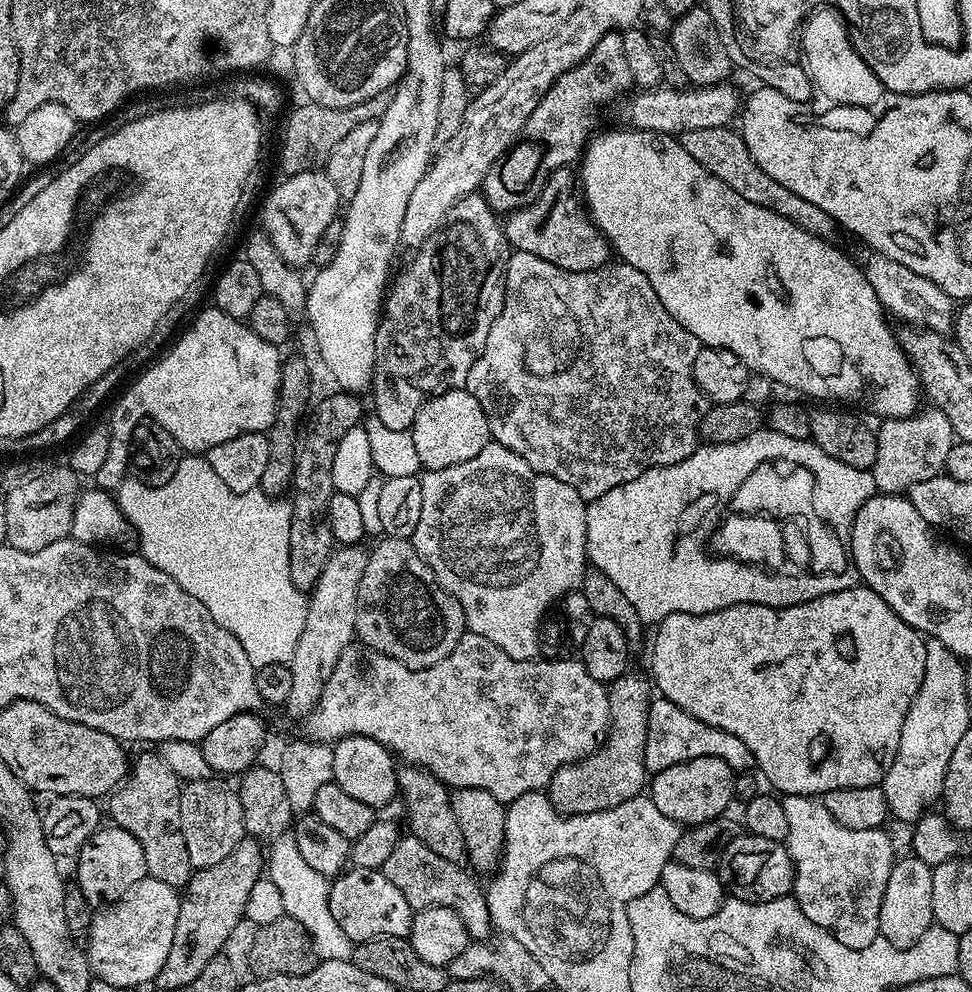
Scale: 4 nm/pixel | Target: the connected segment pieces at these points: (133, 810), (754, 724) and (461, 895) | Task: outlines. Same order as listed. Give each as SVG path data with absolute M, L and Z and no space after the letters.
M155 751L144 752L137 760L135 757L131 761L130 771L124 777L124 783L115 789L106 800L108 803L108 808L106 804L107 815L108 812L112 815L111 823L117 828L134 834L134 838L138 838L139 844L142 845L142 854L146 854L148 876L158 882L166 882L166 886L177 890L183 889L194 871L190 862L190 854L186 854L186 838L182 838L181 787L182 782L174 774L174 770L170 770L170 766L166 766L166 762L162 762Z
M849 586L810 602L785 608L735 604L729 608L710 610L706 614L670 614L655 625L654 632L656 637L652 640L651 679L654 681L655 691L663 699L674 702L674 706L682 706L686 714L694 714L694 718L710 726L718 726L718 730L726 730L726 734L742 738L742 742L746 742L746 747L750 749L750 754L754 754L759 775L765 781L768 779L777 788L773 788L777 793L816 798L839 788L874 788L883 785L898 754L902 722L906 722L910 702L914 702L914 694L918 694L918 686L922 686L922 674L926 674L926 646L925 637L902 622L902 618L898 618L898 614L894 614L894 610L890 610L890 606L886 606L886 602L882 602L882 598L874 594L874 590L863 586Z
M411 834L405 835L394 846L390 858L386 858L382 871L402 894L406 894L406 902L410 902L413 910L421 908L449 908L462 918L469 937L476 942L484 942L493 935L494 925L488 913L488 903L484 892L476 885L477 877L454 862L446 862L446 858L438 858L434 850L422 846L418 838Z

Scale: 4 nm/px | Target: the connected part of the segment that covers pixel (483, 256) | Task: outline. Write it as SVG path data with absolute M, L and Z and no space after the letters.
M473 194L471 196L463 196L462 199L448 211L448 219L444 221L443 225L437 228L419 248L415 249L413 256L416 257L413 258L412 265L410 265L409 268L402 269L400 277L398 277L398 272L382 304L380 325L376 331L376 368L372 371L372 383L370 385L372 400L376 403L374 415L377 416L387 428L390 430L402 430L403 432L409 431L414 422L414 418L418 414L418 410L424 405L425 400L427 400L429 396L439 396L440 393L449 392L452 388L464 388L465 385L467 385L470 370L486 346L486 334L490 334L490 326L494 326L494 322L498 318L498 314L504 305L504 272L508 268L509 255L510 245L508 239L504 237L504 230L497 213L493 212L491 206L484 201L483 195Z

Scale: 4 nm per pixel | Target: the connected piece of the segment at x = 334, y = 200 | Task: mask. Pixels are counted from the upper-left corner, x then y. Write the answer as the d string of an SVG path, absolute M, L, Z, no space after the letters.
M313 170L284 176L281 184L264 200L264 225L262 231L274 242L274 250L295 268L303 269L312 264L314 246L318 238L326 234L326 226L341 215L342 201L334 182L330 182L327 171Z

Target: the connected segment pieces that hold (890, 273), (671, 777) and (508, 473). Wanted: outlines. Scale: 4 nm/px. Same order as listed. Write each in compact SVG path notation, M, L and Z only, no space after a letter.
M864 250L858 256L858 263L864 270L866 282L874 286L874 294L878 294L878 302L883 306L885 313L897 316L904 320L905 325L915 326L920 330L948 334L954 328L954 301L940 289L937 284L930 282L930 278L922 278L914 274L902 262L894 262L883 256L881 252Z
M690 758L690 762L678 762L678 766L655 773L650 780L650 795L654 806L681 826L705 824L729 811L728 803L734 800L736 777L737 773L726 766L722 758Z
M489 442L470 462L458 462L458 466L446 466L446 470L425 471L420 476L422 486L422 515L418 517L418 530L410 537L410 542L418 550L418 554L428 563L430 570L444 587L462 606L467 631L478 634L494 646L506 650L510 658L515 660L535 660L540 652L540 619L544 611L552 603L563 601L569 592L579 589L584 579L586 565L589 563L586 550L586 502L566 482L558 482L558 478L535 472L518 454L514 454L506 446Z

